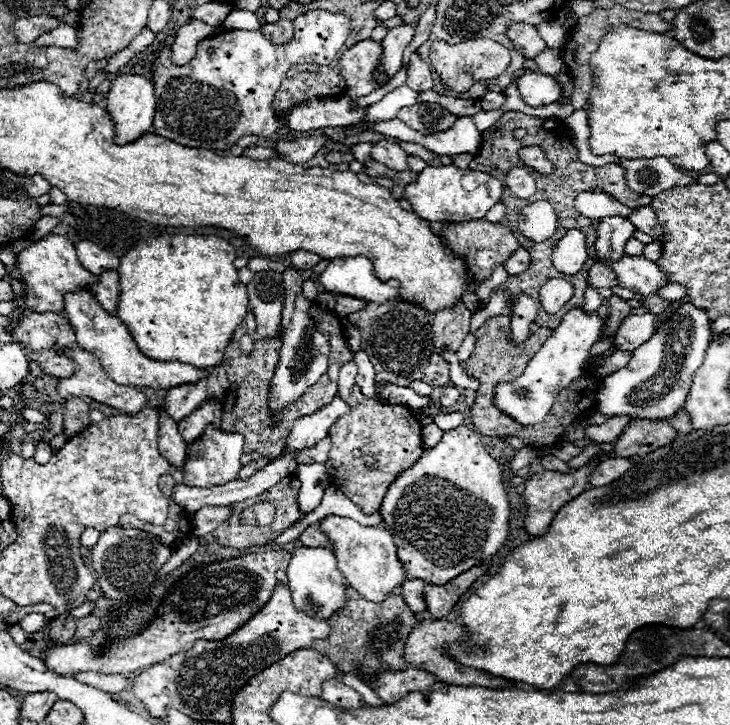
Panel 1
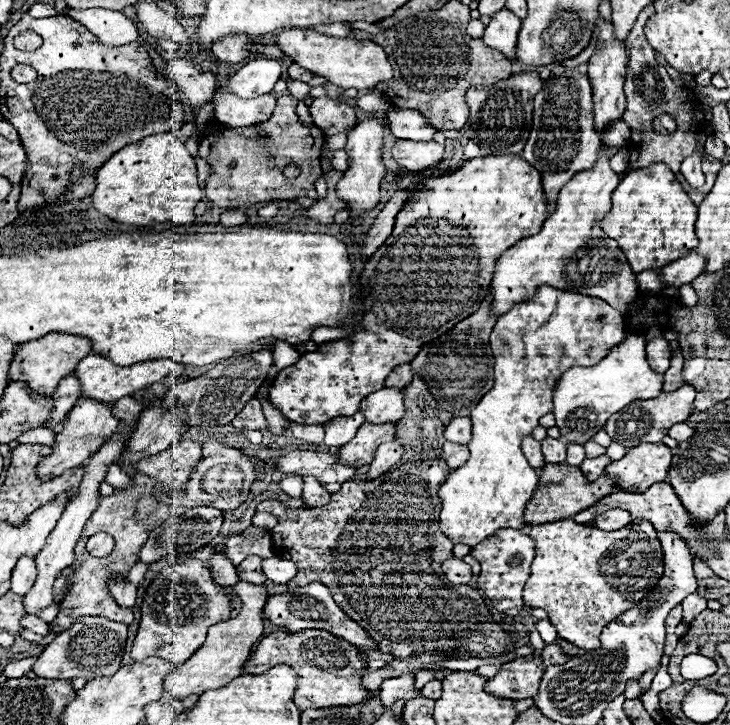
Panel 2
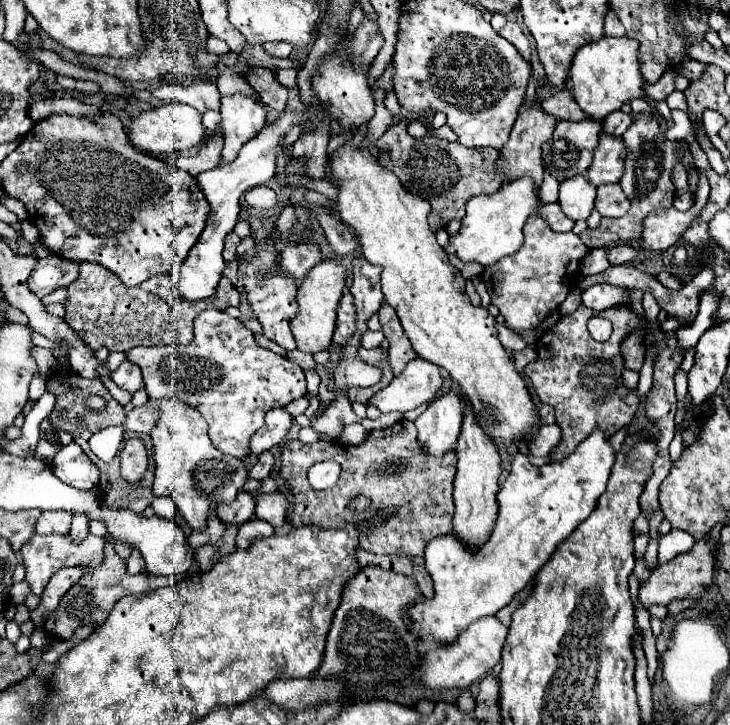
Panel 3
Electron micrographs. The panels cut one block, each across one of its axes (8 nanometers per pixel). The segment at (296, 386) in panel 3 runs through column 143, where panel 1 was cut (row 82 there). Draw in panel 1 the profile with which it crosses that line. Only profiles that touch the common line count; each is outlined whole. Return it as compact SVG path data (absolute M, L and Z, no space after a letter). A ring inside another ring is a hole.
M362 40L342 54L338 60L338 70L346 80L346 94L350 98L368 96L378 88L378 84L372 80L372 70L376 68L380 56L382 46L380 42L372 40Z

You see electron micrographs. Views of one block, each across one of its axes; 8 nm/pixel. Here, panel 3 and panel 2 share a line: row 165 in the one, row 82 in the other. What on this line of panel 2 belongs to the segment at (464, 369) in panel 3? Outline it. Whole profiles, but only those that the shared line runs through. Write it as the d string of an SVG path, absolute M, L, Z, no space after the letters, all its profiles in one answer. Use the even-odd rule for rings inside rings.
M288 28L276 36L276 46L304 70L324 76L328 82L340 88L374 88L376 84L392 78L392 66L384 48L370 40L336 38L310 28Z

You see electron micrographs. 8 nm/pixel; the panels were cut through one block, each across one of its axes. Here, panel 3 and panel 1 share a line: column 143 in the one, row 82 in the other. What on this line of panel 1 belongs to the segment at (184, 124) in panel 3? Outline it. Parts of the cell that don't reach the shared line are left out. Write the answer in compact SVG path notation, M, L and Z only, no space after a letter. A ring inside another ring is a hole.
M134 74L118 76L116 80L112 80L106 110L114 122L114 142L120 146L130 144L130 142L138 140L138 136L142 138L144 134L152 132L152 120L154 120L154 112L156 112L152 80L144 78L144 76L134 76Z

